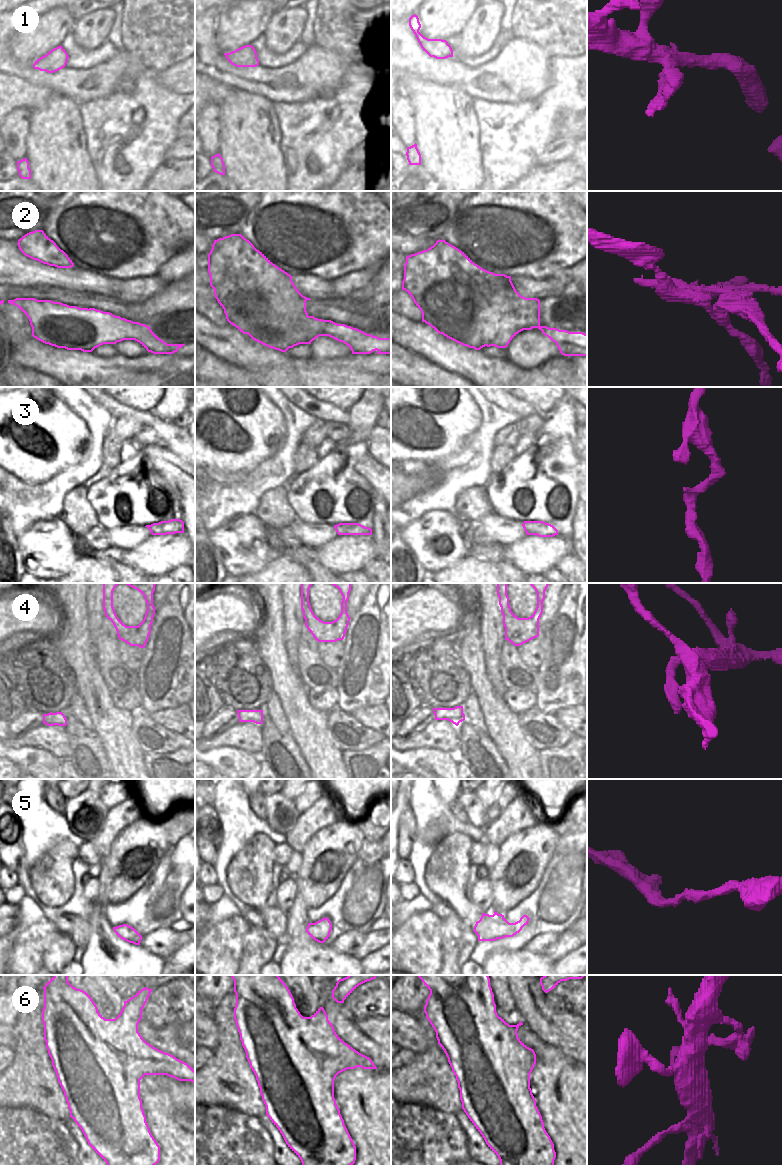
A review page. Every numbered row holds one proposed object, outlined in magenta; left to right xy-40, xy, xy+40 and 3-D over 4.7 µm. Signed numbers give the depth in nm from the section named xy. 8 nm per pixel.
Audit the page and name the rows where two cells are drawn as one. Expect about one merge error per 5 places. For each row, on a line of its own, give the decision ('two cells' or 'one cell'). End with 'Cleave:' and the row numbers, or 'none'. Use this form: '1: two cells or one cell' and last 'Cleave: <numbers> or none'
1: two cells
2: two cells
3: one cell
4: one cell
5: one cell
6: one cell
Cleave: 1, 2

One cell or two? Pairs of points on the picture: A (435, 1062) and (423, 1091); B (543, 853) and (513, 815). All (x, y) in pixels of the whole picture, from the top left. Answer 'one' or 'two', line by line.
A: one
B: two

